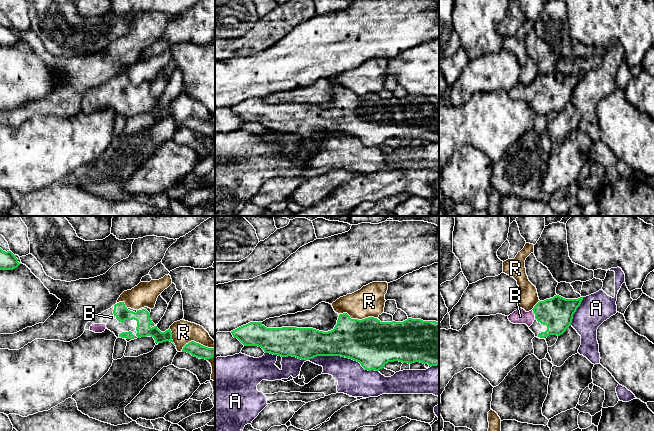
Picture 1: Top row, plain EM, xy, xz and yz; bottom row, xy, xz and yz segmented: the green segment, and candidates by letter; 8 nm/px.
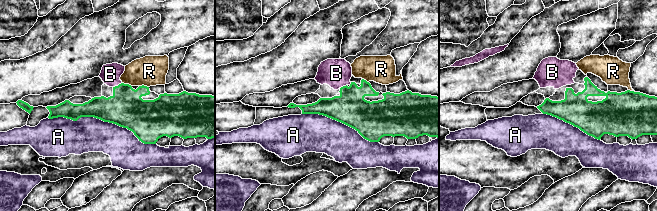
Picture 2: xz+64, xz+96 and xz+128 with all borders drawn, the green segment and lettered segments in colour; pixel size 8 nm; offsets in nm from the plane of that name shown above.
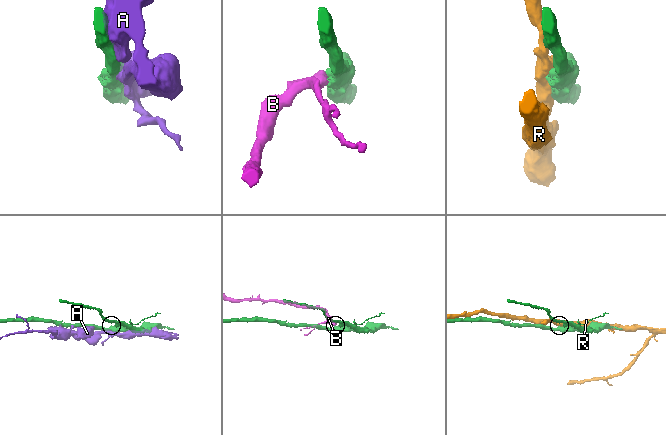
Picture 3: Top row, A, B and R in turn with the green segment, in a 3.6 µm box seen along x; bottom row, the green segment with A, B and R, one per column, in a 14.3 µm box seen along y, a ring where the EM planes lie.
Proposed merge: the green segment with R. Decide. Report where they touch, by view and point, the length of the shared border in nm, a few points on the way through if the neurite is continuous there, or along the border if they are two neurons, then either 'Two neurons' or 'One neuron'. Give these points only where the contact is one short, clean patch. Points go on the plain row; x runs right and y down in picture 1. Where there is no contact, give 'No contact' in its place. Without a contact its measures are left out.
Touches green at xz (357, 95). Shared border 300 nm. Two neurons

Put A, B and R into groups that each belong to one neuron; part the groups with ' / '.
A / B / R

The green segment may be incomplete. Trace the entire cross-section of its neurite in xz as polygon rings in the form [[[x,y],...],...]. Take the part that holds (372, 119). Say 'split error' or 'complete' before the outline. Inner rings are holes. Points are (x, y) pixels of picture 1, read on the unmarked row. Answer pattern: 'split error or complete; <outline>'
complete; [[[343,89],[339,90],[334,105],[328,108],[313,104],[267,104],[262,98],[250,98],[231,109],[244,122],[258,122],[265,129],[301,136],[317,132],[341,132],[359,138],[368,147],[379,147],[388,138],[394,137],[408,140],[420,138],[431,143],[439,141],[439,99],[436,97],[408,94],[403,98],[381,98],[374,93],[351,95],[347,89]]]

